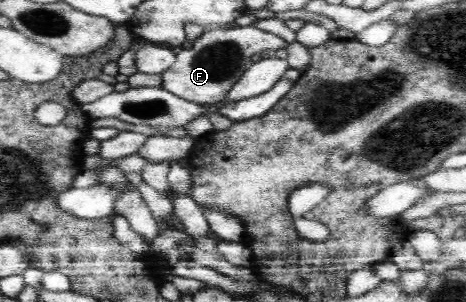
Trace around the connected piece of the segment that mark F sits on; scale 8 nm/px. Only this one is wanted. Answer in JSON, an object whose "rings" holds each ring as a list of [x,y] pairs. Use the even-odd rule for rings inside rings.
{"rings":[[[250,26],[209,27],[192,45],[183,46],[176,55],[175,63],[163,74],[162,86],[177,97],[193,104],[211,104],[223,101],[241,75],[252,64],[251,58],[265,50],[287,49],[285,39]]]}

